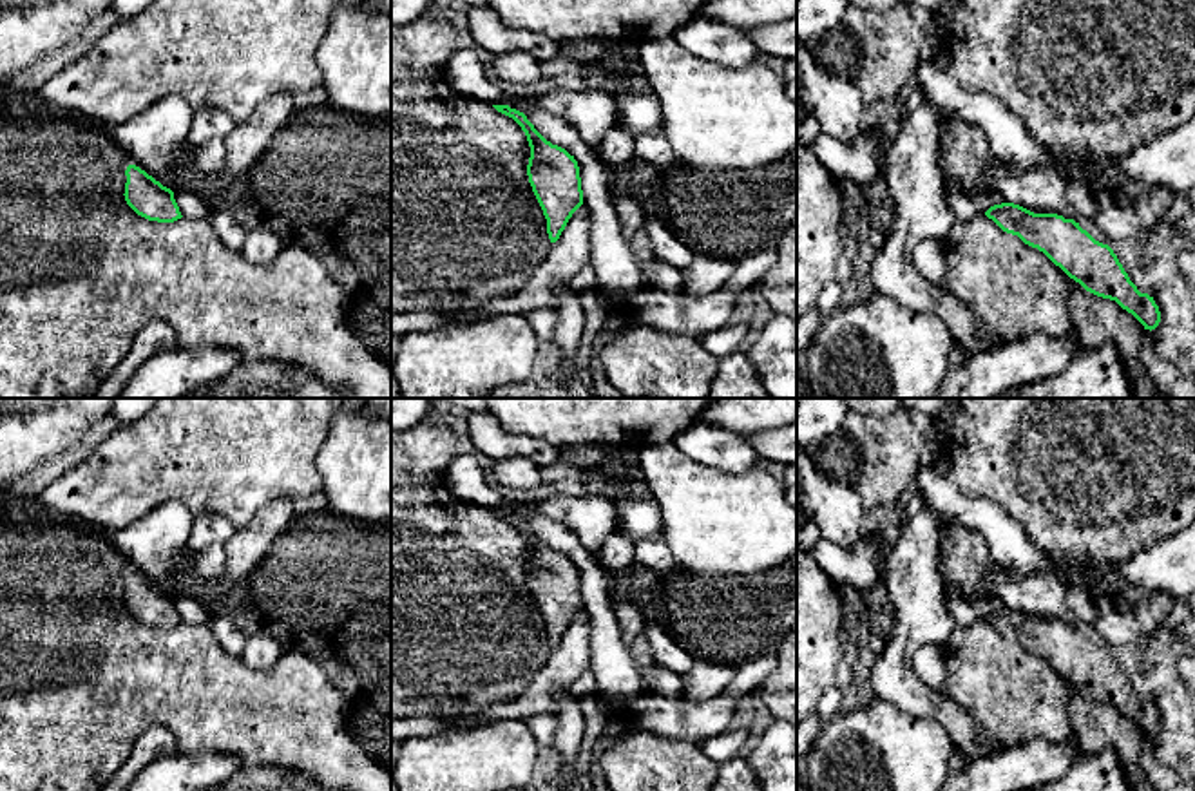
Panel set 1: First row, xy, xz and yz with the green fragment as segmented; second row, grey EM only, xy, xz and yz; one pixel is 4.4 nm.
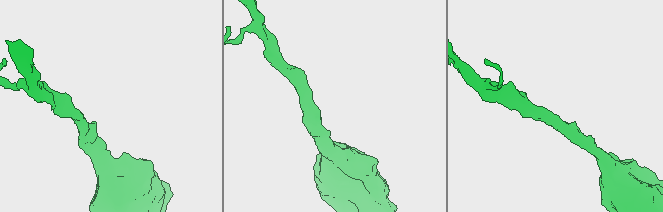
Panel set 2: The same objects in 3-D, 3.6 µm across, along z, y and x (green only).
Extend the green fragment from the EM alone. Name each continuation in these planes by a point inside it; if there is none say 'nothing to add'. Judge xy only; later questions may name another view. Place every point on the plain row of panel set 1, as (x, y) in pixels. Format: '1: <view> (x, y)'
nothing to add

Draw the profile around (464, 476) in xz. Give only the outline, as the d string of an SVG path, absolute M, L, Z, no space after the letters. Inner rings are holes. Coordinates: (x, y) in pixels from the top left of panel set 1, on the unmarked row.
M456 456L445 471L447 489L462 501L491 510L511 510L514 501L491 487L476 456Z

